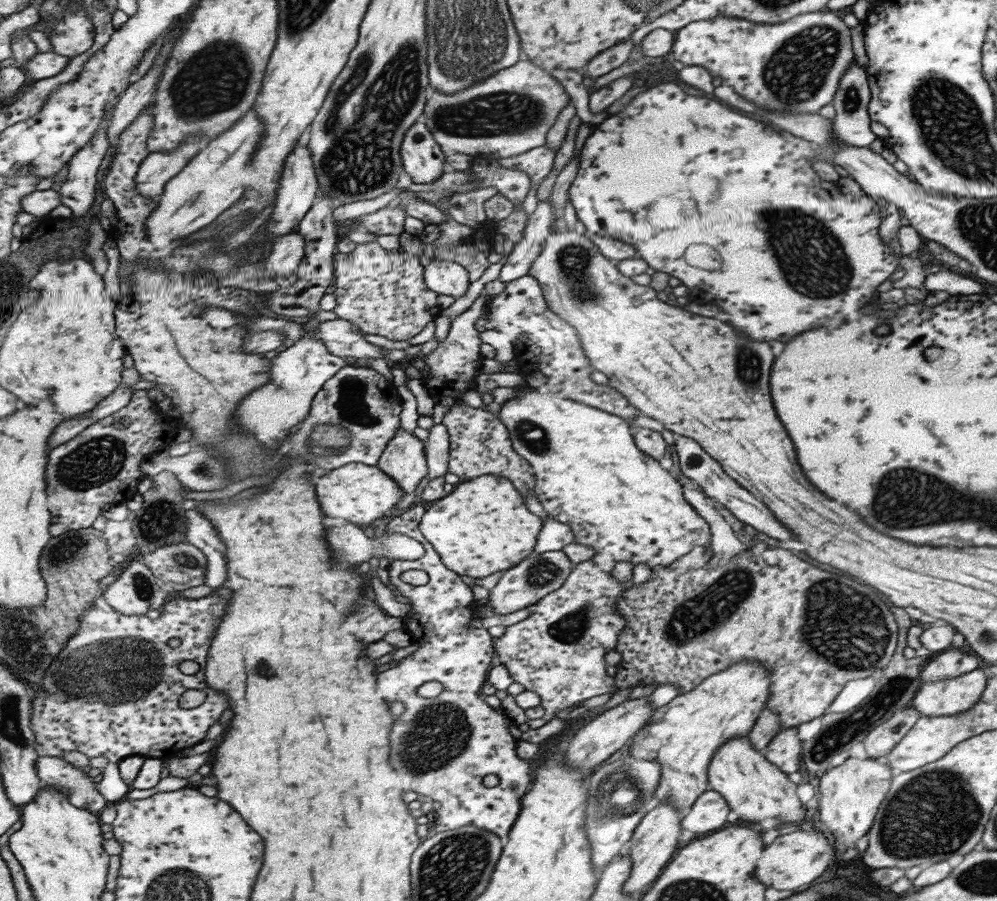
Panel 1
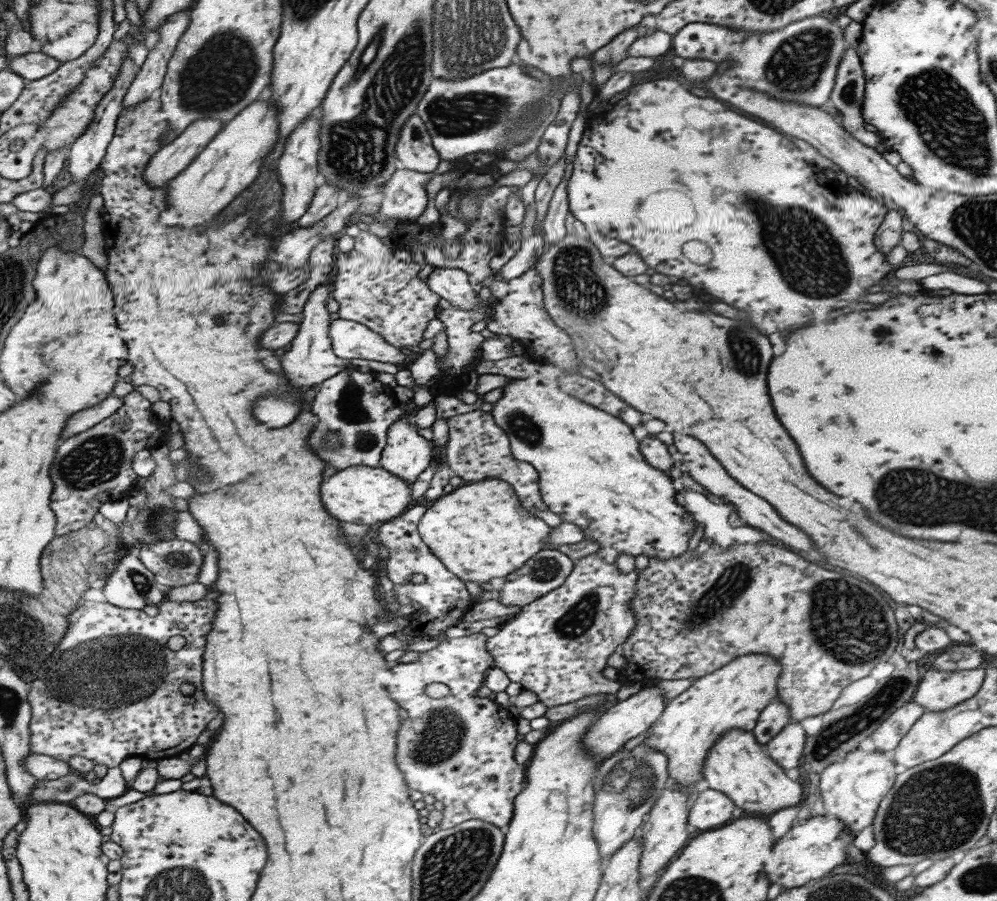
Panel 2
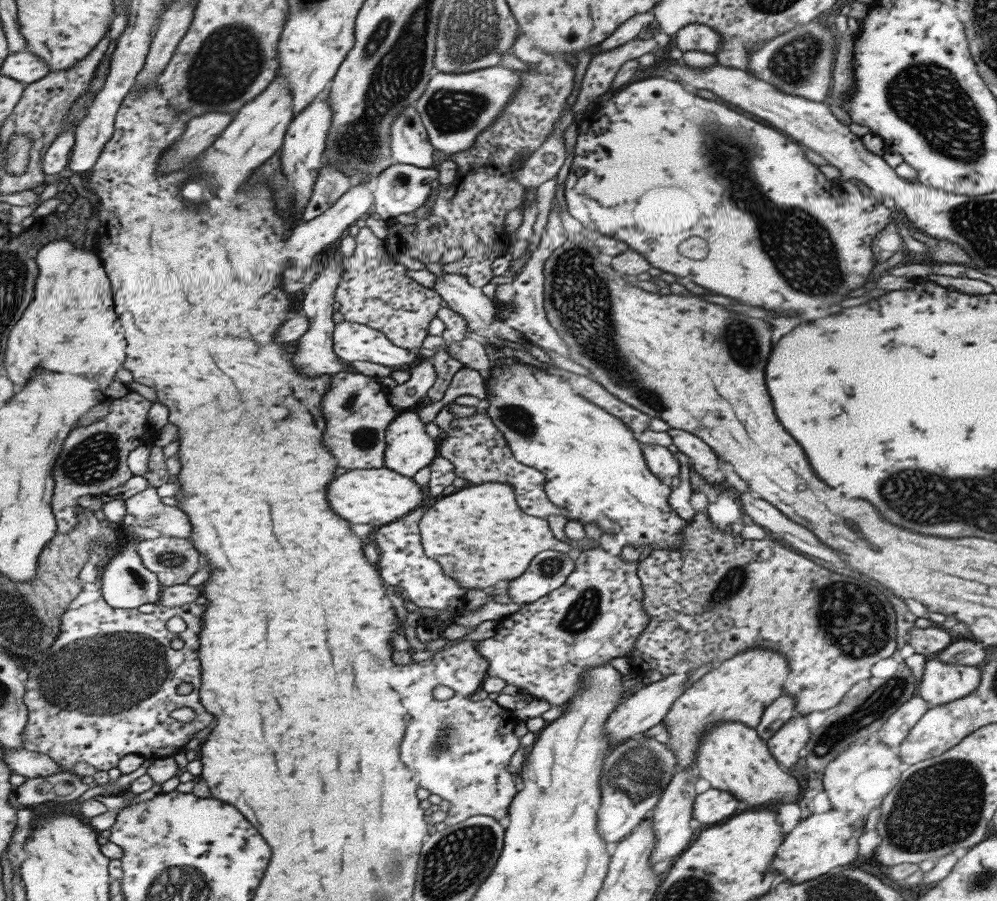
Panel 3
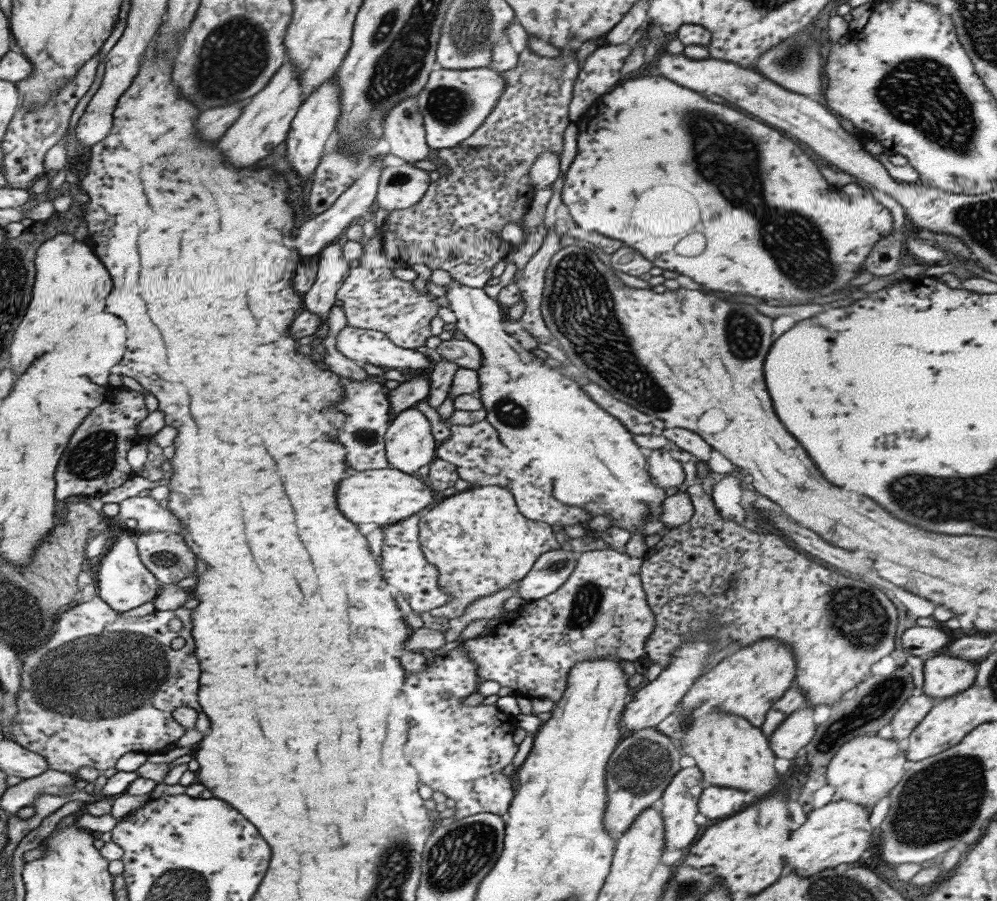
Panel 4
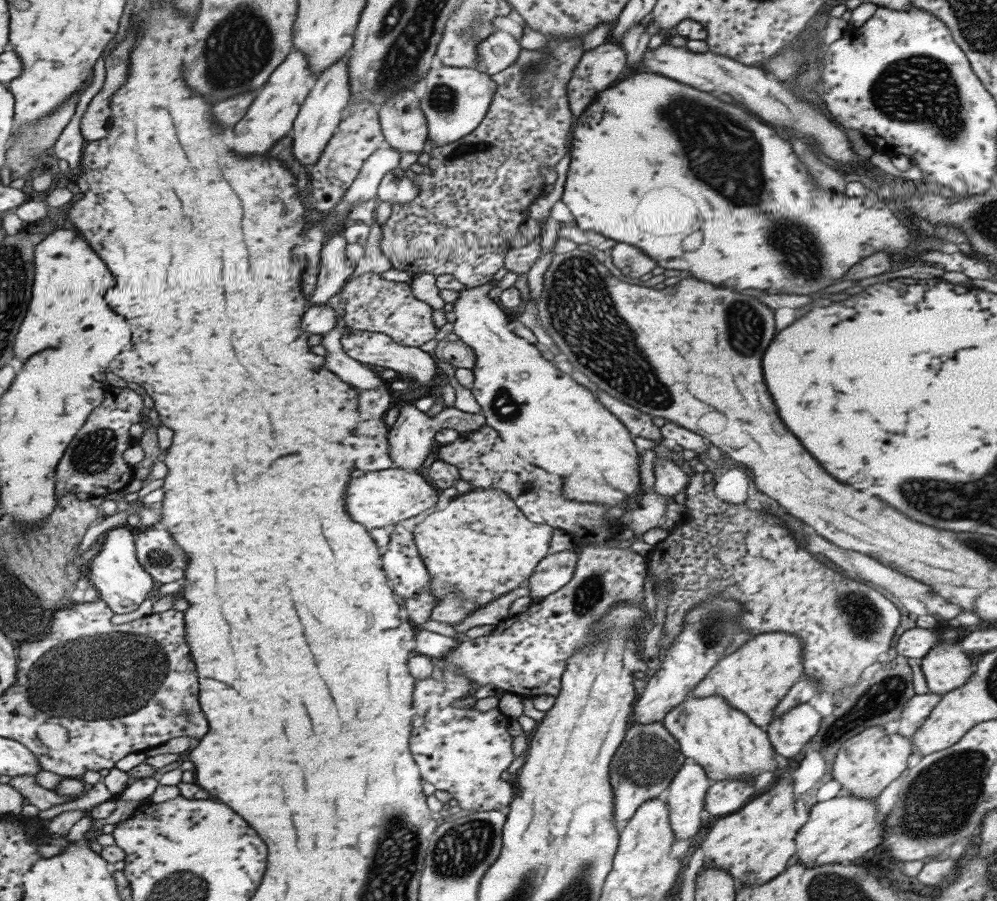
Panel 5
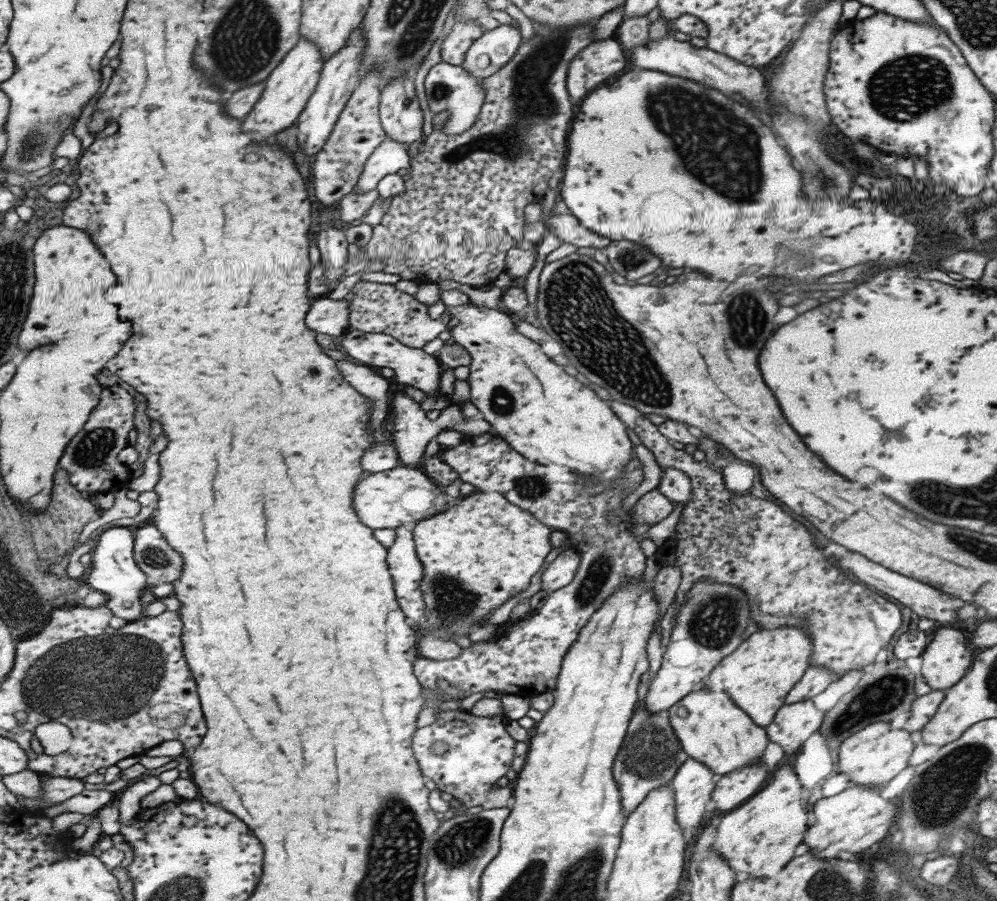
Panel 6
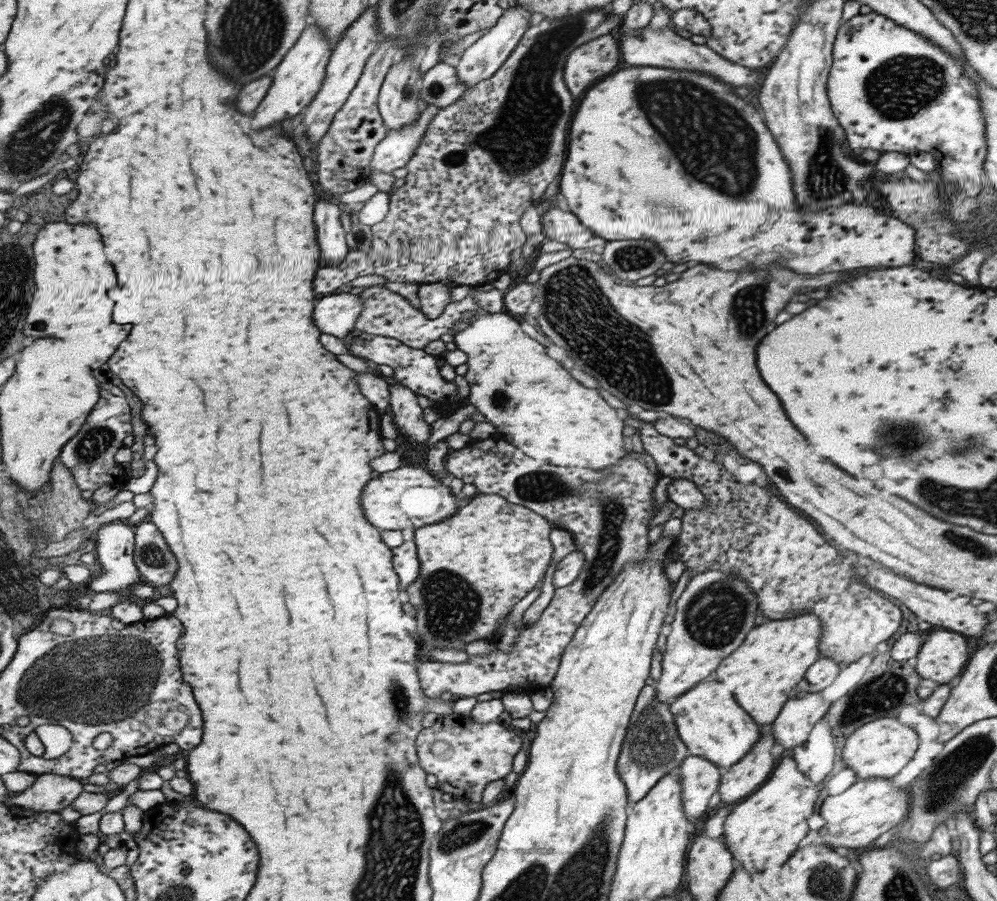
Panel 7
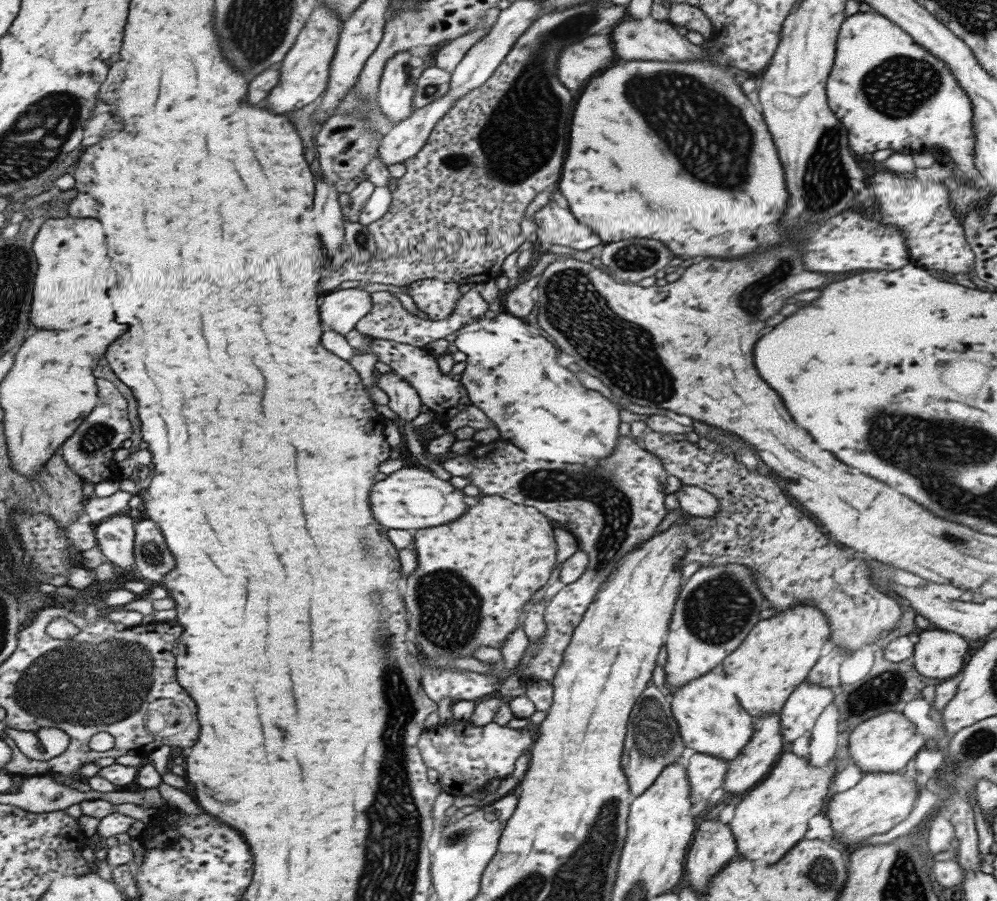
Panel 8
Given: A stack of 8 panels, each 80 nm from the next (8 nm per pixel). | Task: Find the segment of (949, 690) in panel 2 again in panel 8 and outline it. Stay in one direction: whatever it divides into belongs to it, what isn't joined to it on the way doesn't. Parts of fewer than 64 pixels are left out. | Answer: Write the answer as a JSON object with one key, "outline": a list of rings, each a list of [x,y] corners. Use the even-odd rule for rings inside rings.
{"outline":[[[925,630],[913,647],[913,668],[925,678],[941,681],[959,675],[961,662],[967,654],[962,636],[946,630]]]}

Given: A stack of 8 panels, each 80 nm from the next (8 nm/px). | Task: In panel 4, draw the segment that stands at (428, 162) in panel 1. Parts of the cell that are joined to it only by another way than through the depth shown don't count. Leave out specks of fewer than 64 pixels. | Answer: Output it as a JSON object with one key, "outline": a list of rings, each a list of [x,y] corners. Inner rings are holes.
{"outline":[[[417,99],[401,102],[383,121],[383,138],[390,145],[390,154],[411,164],[433,158],[436,151],[429,146],[424,114]]]}

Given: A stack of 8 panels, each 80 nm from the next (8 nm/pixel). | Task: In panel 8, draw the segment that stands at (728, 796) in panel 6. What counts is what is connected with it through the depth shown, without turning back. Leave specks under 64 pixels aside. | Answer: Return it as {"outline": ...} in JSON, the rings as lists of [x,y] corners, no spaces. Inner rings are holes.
{"outline":[[[769,713],[767,716],[756,717],[753,720],[751,738],[745,743],[740,753],[732,761],[727,762],[722,784],[724,791],[741,794],[753,788],[768,774],[781,753],[782,736],[781,729],[778,728],[778,713]]]}

